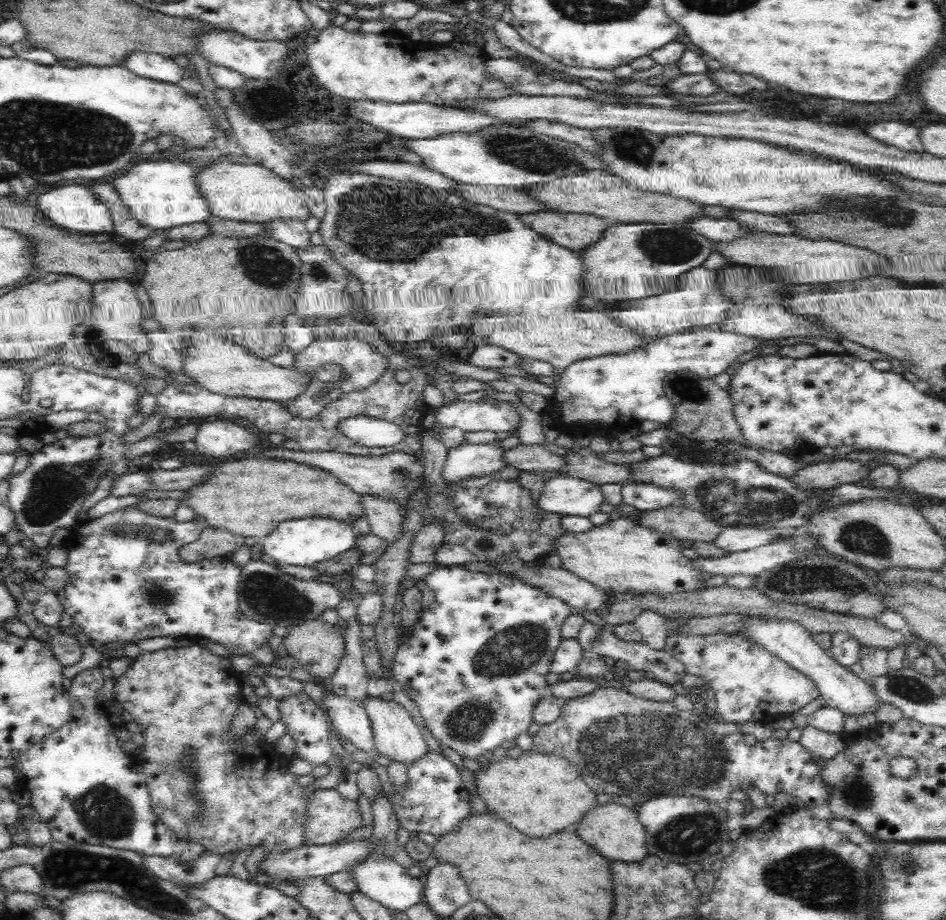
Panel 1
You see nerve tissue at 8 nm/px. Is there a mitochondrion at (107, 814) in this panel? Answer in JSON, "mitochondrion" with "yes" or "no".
{"mitochondrion":"yes"}

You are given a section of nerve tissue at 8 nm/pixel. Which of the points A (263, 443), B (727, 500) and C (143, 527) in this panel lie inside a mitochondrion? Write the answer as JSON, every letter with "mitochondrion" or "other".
{"A":"other","B":"mitochondrion","C":"other"}

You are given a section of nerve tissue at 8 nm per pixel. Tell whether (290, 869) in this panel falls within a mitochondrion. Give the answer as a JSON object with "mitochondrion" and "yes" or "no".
{"mitochondrion":"no"}

